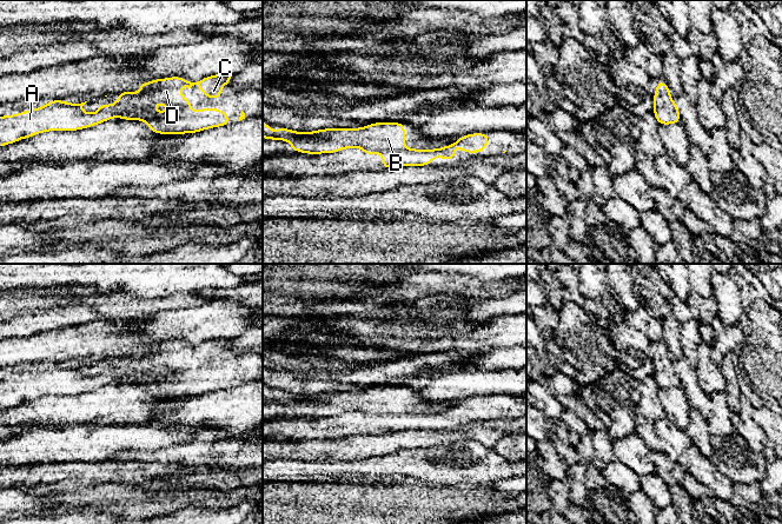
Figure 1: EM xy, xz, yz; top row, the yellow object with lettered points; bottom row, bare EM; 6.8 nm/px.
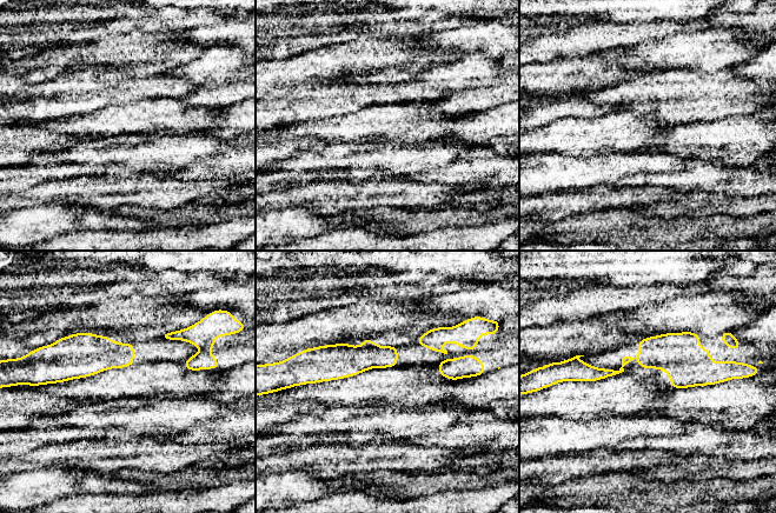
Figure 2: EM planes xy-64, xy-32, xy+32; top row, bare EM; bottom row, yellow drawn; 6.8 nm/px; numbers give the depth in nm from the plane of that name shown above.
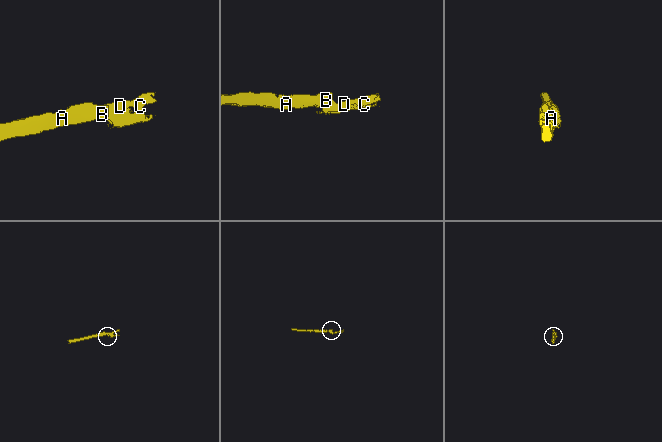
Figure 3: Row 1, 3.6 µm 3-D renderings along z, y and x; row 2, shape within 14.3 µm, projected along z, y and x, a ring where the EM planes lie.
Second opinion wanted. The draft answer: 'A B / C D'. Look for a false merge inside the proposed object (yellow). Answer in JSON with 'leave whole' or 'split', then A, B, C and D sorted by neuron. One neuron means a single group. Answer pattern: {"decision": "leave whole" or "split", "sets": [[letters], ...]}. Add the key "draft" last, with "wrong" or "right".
{"decision": "split", "sets": [["A", "B"], ["C", "D"]], "draft": "right"}

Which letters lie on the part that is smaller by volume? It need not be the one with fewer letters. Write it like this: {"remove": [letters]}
{"remove": ["C", "D"]}

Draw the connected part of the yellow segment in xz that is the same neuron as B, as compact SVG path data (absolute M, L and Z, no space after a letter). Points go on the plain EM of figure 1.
M263 385L263 402L289 405L293 416L305 418L337 417L356 411L369 414L403 413L405 387L380 385L358 392L323 392L312 396L278 391L273 397L271 389Z

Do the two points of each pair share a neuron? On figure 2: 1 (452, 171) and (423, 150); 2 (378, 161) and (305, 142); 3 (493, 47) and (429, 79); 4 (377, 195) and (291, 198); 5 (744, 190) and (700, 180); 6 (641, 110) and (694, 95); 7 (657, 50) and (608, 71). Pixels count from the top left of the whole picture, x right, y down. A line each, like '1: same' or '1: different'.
1: different
2: different
3: different
4: same
5: same
6: same
7: different

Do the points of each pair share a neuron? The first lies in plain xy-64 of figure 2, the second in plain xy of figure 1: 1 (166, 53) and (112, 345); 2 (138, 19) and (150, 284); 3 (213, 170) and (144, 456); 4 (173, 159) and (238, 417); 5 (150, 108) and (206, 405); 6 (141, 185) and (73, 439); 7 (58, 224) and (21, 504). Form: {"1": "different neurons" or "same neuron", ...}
{"1": "same neuron", "2": "different neurons", "3": "same neuron", "4": "different neurons", "5": "different neurons", "6": "different neurons", "7": "same neuron"}

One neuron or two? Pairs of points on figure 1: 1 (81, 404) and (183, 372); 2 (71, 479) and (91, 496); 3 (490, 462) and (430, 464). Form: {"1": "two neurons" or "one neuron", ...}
{"1": "two neurons", "2": "two neurons", "3": "one neuron"}

